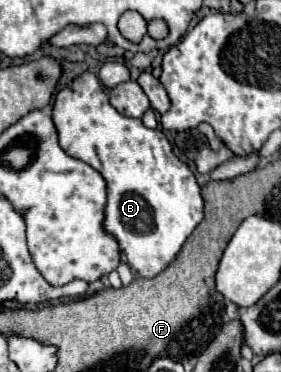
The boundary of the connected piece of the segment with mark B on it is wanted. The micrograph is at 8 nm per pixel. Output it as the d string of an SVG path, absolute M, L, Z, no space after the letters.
M91 71L77 75L69 87L63 87L55 95L51 119L57 127L61 149L67 155L73 155L75 159L89 163L107 181L107 203L105 203L103 227L109 235L117 239L131 269L135 269L139 277L155 277L157 273L161 273L175 259L185 239L203 219L203 199L201 199L195 175L189 171L185 163L181 163L173 155L171 143L161 131L147 129L141 123L141 119L119 115L109 103L109 97L101 81Z

